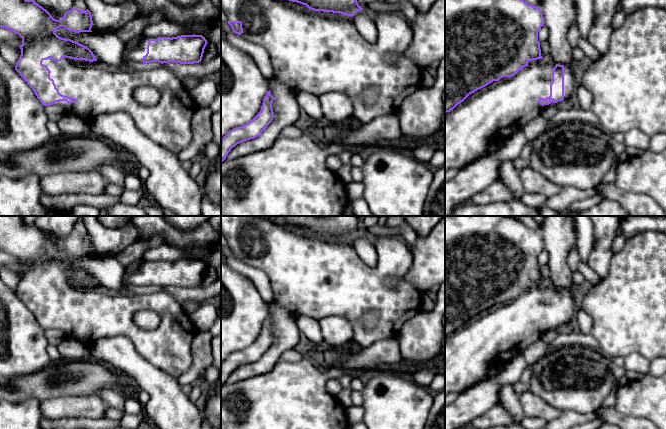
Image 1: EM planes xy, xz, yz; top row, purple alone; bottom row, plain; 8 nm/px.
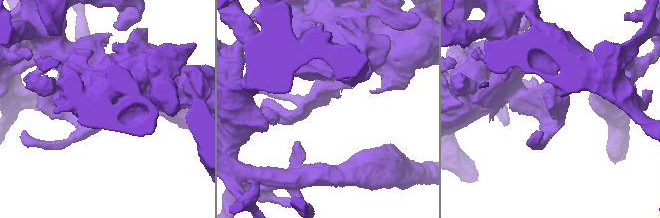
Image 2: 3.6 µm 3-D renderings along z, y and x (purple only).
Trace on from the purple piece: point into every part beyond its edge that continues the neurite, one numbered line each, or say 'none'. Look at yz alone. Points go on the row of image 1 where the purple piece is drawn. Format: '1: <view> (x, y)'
1: yz (498, 110)

